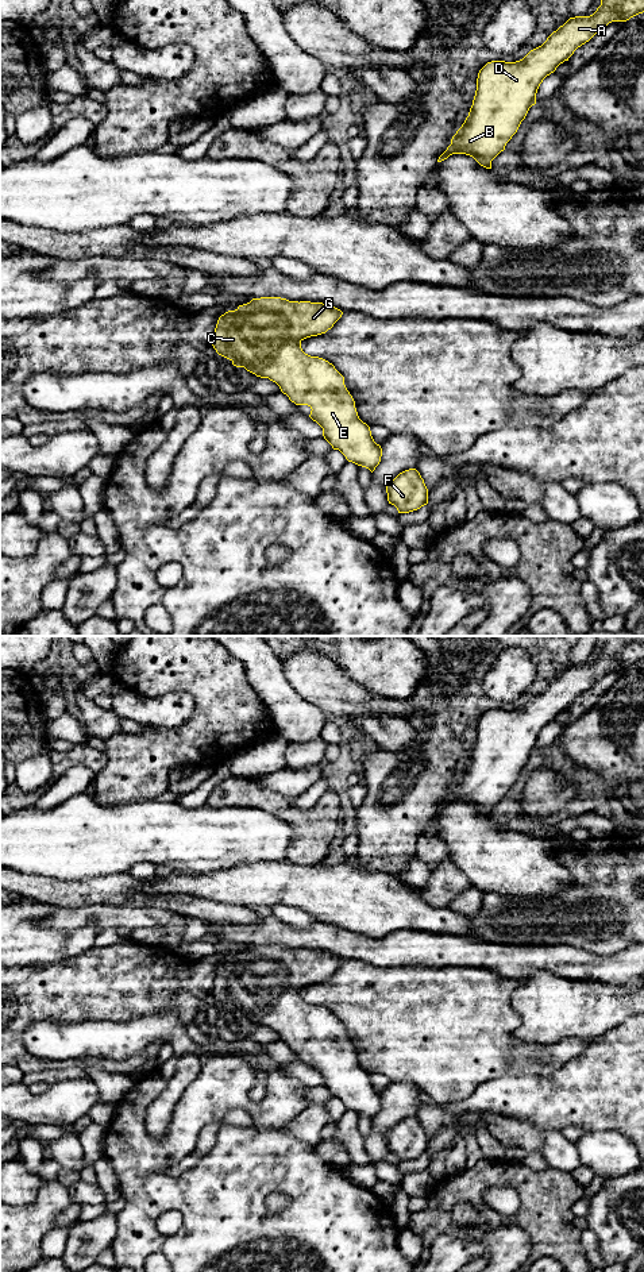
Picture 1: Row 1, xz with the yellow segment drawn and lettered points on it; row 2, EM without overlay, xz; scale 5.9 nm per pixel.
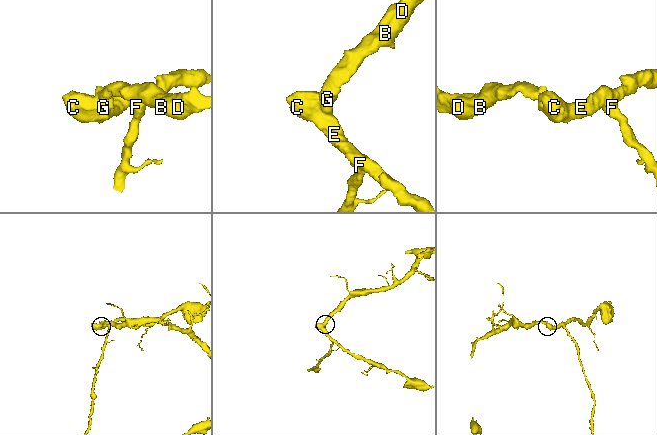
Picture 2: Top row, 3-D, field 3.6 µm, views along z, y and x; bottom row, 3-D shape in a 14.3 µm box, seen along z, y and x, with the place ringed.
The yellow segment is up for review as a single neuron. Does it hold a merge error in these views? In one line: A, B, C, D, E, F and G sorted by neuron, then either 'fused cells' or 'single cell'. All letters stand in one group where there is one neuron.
A B C D E F G | single cell

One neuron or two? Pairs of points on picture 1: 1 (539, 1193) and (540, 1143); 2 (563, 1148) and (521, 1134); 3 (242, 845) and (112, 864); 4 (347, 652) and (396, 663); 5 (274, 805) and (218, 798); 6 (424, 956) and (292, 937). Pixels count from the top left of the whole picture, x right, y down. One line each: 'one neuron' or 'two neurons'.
1: two neurons
2: one neuron
3: one neuron
4: one neuron
5: one neuron
6: one neuron

